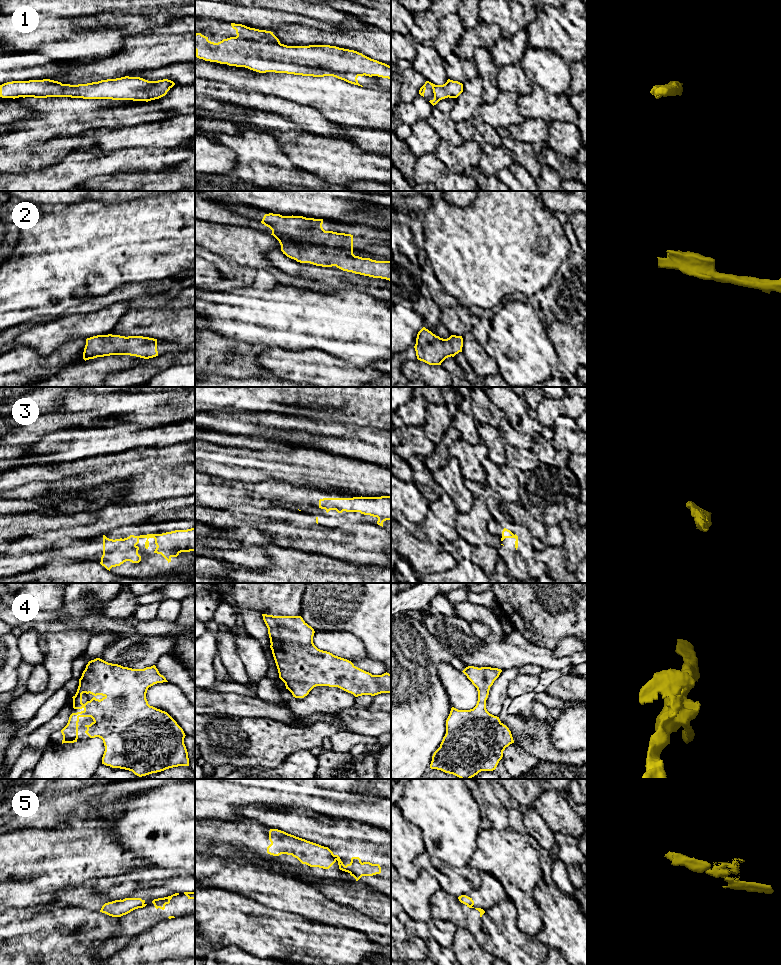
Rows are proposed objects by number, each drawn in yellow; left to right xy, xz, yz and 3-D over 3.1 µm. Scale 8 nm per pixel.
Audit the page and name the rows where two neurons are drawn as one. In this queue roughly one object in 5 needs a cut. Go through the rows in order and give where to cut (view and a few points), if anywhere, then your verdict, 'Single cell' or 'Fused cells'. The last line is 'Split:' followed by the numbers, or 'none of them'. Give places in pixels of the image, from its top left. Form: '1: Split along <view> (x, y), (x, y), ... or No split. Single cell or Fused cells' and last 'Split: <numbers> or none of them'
1: No split. Single cell
2: No split. Single cell
3: No split. Single cell
4: No split. Single cell
5: Split along xz (332, 854), (336, 859). Fused cells
Split: 5

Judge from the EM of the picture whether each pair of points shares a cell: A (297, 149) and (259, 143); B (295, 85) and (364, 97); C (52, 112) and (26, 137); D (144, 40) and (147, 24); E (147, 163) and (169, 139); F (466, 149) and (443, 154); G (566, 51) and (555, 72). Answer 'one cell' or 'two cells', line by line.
A: two cells
B: one cell
C: one cell
D: two cells
E: two cells
F: one cell
G: two cells

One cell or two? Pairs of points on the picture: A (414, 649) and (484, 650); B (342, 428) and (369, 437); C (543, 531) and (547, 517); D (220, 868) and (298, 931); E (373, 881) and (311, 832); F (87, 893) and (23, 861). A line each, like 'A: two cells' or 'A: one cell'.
A: two cells
B: one cell
C: two cells
D: two cells
E: one cell
F: two cells

